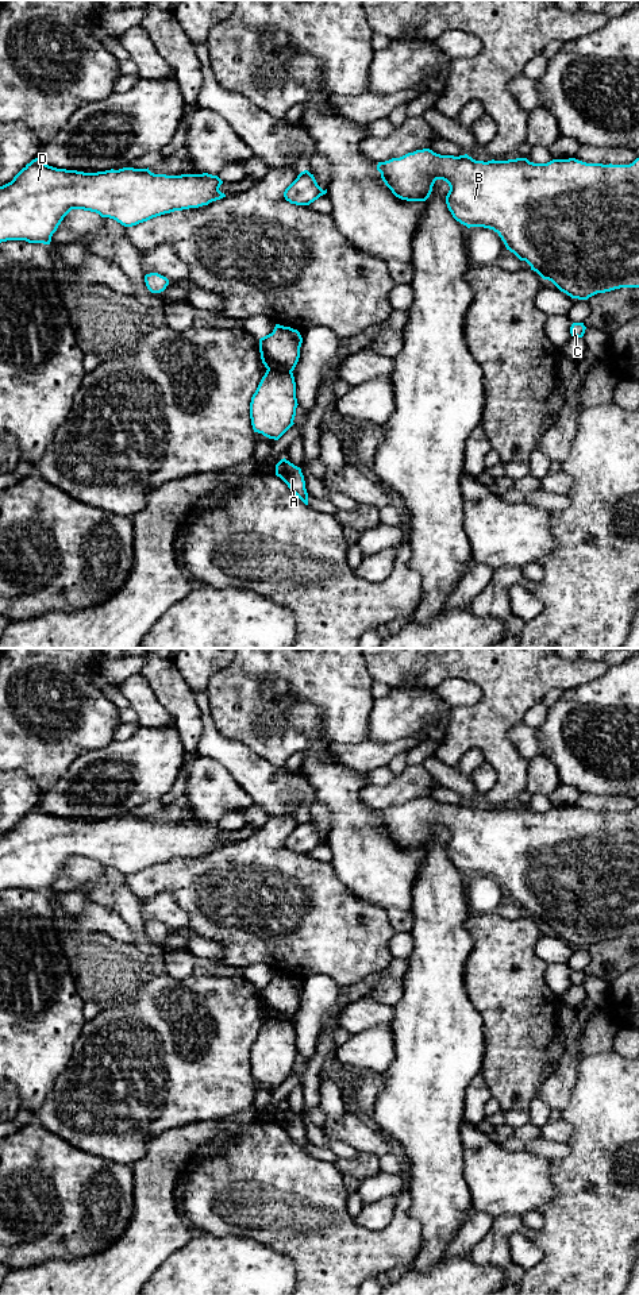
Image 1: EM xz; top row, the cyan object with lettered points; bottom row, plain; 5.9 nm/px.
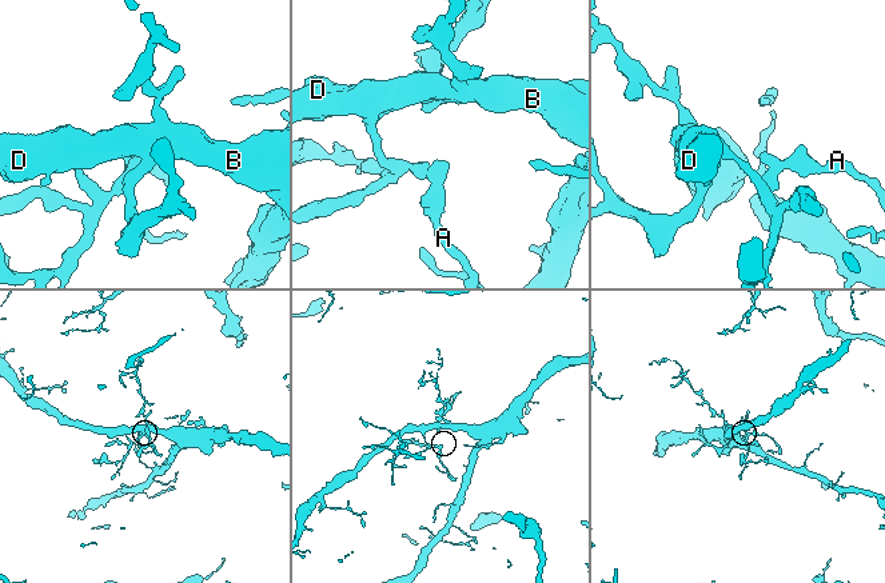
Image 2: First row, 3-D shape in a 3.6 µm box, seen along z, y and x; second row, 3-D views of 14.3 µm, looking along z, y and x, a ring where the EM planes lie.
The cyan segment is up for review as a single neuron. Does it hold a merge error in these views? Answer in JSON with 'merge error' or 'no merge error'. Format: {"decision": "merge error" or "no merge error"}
{"decision": "merge error"}

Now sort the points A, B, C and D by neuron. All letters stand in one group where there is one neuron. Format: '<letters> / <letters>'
A / B C D

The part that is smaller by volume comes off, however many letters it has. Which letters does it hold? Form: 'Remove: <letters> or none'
Remove: A

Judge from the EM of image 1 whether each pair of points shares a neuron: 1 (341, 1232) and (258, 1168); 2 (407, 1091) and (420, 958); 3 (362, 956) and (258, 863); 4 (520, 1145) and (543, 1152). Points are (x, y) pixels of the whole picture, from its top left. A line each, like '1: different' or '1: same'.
1: same
2: same
3: same
4: same

